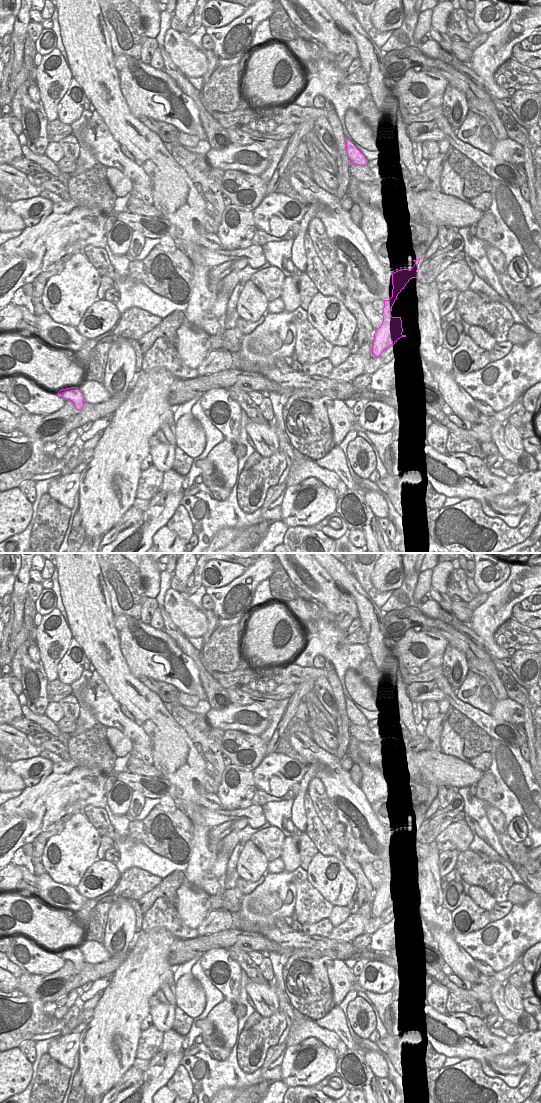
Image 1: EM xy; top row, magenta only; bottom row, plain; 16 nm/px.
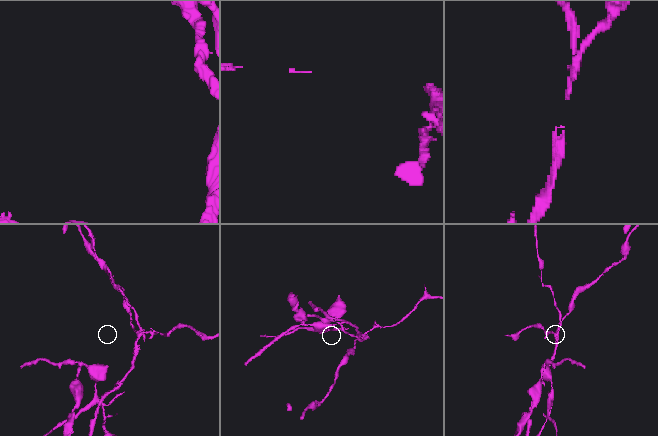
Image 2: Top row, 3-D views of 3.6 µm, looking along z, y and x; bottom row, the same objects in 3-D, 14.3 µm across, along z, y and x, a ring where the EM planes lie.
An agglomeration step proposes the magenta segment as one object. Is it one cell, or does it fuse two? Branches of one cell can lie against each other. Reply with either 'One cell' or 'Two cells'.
Two cells.

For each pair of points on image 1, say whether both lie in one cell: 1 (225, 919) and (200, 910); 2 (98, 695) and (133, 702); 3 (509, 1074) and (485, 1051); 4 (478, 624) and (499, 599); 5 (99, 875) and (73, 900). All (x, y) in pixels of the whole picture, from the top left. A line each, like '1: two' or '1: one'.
1: two
2: two
3: one
4: one
5: two

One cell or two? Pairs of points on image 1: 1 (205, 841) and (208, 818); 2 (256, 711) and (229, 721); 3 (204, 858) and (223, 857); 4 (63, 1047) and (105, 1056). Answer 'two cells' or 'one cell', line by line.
1: two cells
2: one cell
3: two cells
4: two cells

